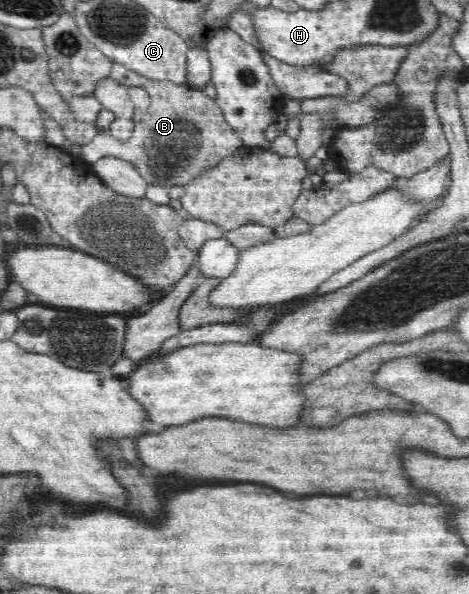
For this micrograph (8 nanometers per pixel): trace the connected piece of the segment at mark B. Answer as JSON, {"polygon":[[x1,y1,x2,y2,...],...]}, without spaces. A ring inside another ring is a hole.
{"polygon":[[116,61,112,62,109,76,121,84,145,88,151,103,134,124,131,139,119,141,103,129,93,137,93,141,83,145,79,157,85,162,93,165,99,159,111,155,131,162,149,186,169,189,173,185,184,186,207,169,218,166,244,145,239,132,226,122,218,103,201,89,161,79,147,79]]}

